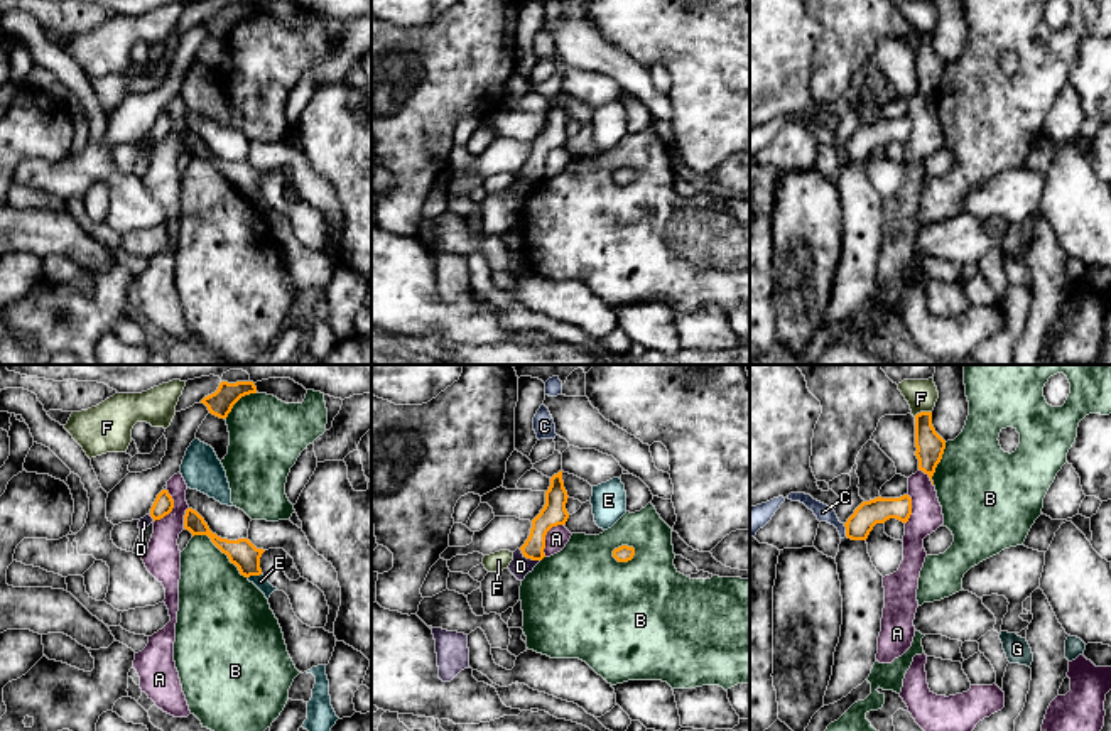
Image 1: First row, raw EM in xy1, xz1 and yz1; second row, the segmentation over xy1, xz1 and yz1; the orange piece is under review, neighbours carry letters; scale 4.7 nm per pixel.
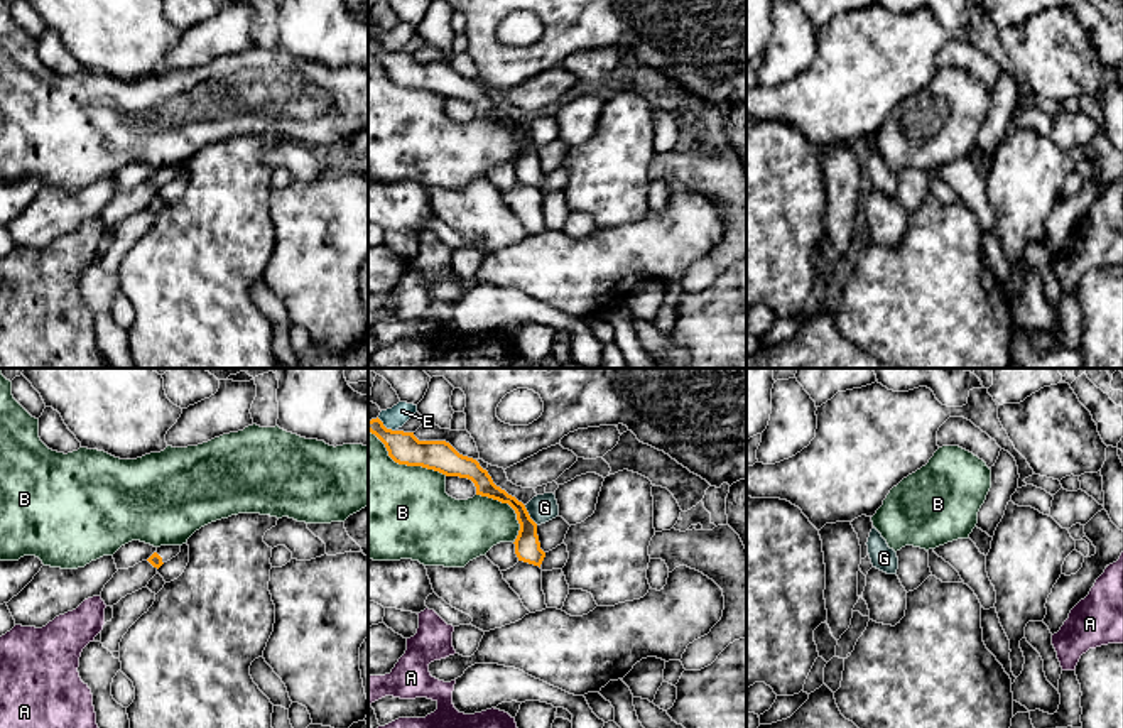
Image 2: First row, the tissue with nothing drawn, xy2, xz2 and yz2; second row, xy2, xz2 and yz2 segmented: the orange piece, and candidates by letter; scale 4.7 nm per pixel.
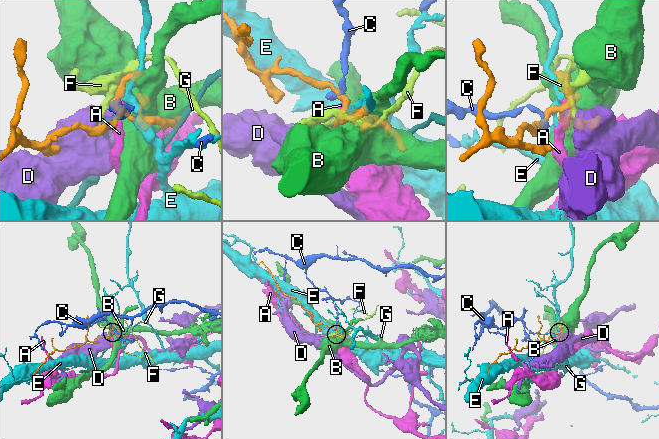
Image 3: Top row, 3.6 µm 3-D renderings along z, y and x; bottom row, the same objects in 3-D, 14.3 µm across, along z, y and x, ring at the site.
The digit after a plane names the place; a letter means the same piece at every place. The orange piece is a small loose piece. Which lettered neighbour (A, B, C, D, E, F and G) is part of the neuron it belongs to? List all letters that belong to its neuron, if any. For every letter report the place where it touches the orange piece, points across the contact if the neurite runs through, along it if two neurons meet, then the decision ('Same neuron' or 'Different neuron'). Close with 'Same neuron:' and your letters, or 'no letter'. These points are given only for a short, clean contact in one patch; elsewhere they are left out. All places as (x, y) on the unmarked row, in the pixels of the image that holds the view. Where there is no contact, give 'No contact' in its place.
A: Touches orange at xz1 (544, 159). Boundary: xz1 (563, 146), (554, 147), (547, 154), (544, 178). Different neuron
B: Touches orange at xz2 (406, 85). Different neuron
C: Touches orange at yz1 (846, 152). Boundary: yz1 (843, 146), (846, 157). Different neuron
D: Touches orange at xz1 (529, 179). Boundary: xz1 (519, 171), (527, 179), (539, 183). Different neuron
E: Touches orange at xy1 (254, 196). Different neuron
F: Touches orange at yz1 (922, 34). Different neuron
G: Touches orange at xz2 (529, 137). Boundary: xz2 (524, 127), (537, 146). Different neuron
Same neuron: no letter

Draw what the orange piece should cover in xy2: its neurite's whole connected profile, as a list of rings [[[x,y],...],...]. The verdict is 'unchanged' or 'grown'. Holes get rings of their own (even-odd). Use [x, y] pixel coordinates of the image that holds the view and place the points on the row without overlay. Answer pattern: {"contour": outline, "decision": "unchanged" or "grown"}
{"contour": [[[160,167],[157,172],[147,181],[154,189],[160,189],[164,184],[171,182],[181,174],[181,167]]], "decision": "grown"}

